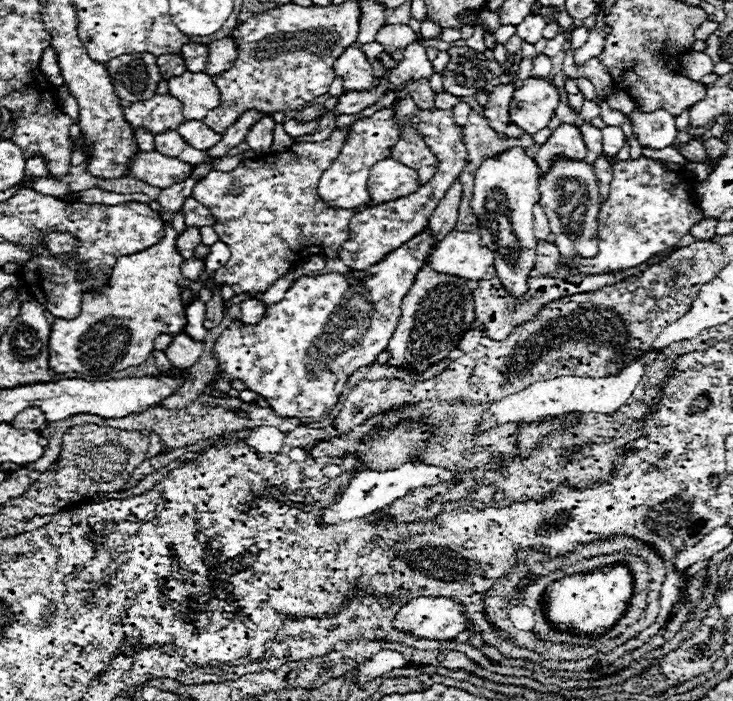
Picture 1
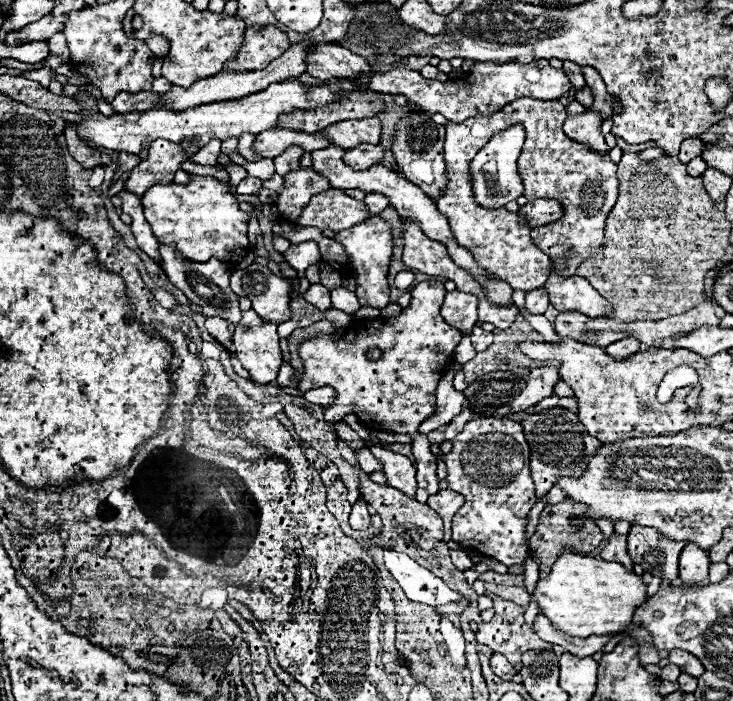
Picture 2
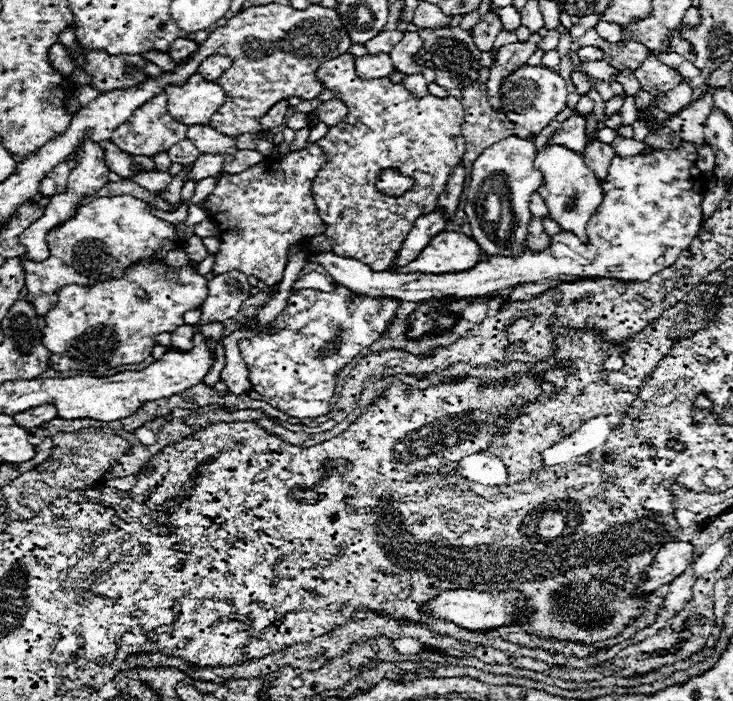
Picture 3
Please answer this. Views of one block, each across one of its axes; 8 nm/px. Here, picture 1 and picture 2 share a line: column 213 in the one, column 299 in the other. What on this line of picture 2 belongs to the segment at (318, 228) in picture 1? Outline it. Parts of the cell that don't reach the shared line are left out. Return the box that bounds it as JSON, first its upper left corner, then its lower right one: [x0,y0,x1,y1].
[274,168,330,222]

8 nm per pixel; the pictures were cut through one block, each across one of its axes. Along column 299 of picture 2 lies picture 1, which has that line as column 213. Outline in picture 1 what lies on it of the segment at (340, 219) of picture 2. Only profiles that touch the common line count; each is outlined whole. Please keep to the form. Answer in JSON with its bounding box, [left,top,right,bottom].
[182,198,214,228]

